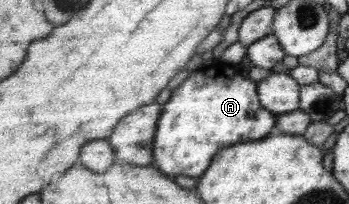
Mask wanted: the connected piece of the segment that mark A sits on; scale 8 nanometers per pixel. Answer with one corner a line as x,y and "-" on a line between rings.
201,70
193,71
178,87
172,90
169,101
162,105
161,119
154,138
154,167
162,170
170,178
185,175
198,179
214,161
214,157
223,148
235,143
259,141
276,132
277,117
261,104
258,97
258,85
243,75
207,75

